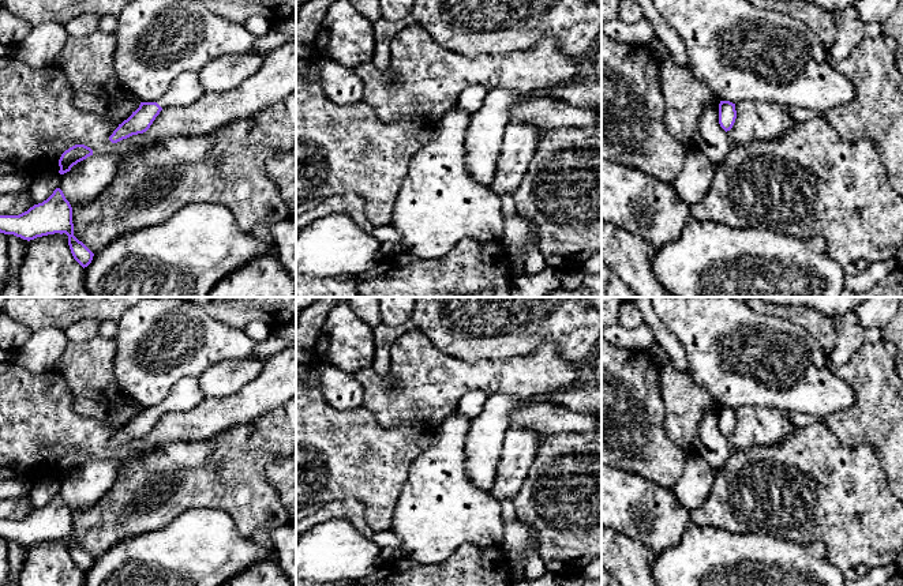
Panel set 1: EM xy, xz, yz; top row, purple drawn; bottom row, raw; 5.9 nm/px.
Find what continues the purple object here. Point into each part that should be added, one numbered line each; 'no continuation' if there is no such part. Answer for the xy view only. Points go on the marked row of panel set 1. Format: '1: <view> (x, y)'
1: xy (186, 89)

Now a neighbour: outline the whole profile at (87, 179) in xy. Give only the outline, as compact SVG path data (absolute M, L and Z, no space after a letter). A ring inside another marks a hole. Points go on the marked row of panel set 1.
M143 144L134 149L128 154L110 154L110 155L90 155L86 159L78 162L70 172L61 174L59 188L63 191L65 199L71 207L80 207L95 199L116 177L123 162L131 157L139 155L146 151L151 144Z

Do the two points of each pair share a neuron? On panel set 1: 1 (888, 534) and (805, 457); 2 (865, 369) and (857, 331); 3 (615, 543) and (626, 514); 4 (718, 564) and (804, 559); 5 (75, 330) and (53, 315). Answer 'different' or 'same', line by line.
1: same
2: different
3: different
4: same
5: different

